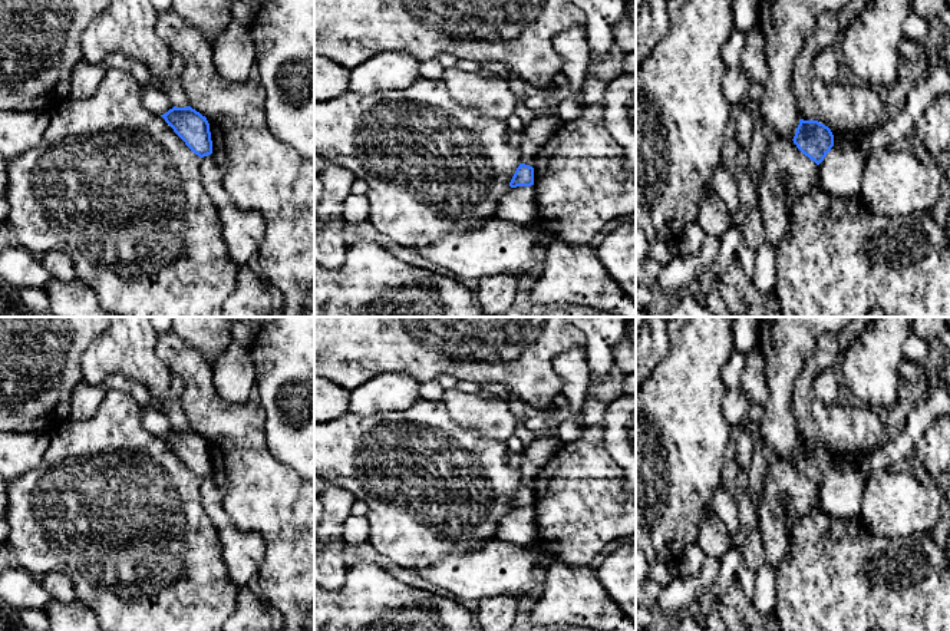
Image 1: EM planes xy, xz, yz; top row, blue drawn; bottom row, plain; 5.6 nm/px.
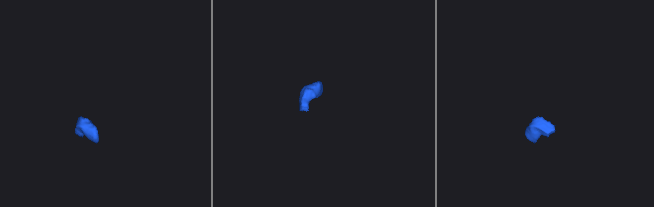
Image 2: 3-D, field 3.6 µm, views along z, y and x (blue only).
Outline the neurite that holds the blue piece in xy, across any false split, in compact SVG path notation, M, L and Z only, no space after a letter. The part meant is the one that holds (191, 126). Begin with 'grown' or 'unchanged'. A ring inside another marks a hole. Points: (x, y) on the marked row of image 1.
unchanged; M174 106L161 116L195 155L204 158L212 153L210 123L199 112L191 106Z

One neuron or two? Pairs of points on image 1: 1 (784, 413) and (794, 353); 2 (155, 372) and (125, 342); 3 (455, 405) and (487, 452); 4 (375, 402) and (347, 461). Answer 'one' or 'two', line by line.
1: one
2: one
3: two
4: two

